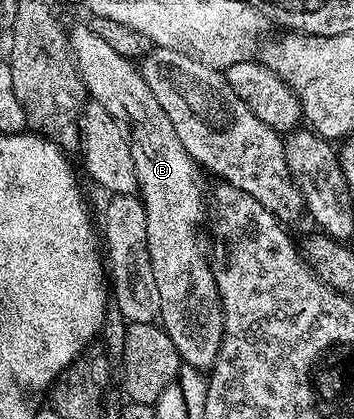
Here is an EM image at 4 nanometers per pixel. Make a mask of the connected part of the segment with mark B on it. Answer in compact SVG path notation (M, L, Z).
M87 23L70 30L69 44L71 60L75 63L86 96L101 103L101 107L105 107L105 111L109 111L109 115L113 115L113 119L122 123L127 130L127 140L131 143L133 155L133 171L139 184L137 196L147 212L149 263L153 267L153 283L157 283L158 320L161 327L173 339L173 347L177 347L180 362L186 368L188 365L191 369L210 370L223 342L223 301L219 298L213 261L207 258L207 241L199 234L203 229L203 220L209 217L209 185L207 189L200 166L196 165L189 151L185 151L181 139L177 139L177 131L173 131L169 115L161 111L161 103L157 103L153 91L149 91L149 83L145 83L139 74L136 62L132 58L117 55L117 51L113 51L105 39L93 35Z

